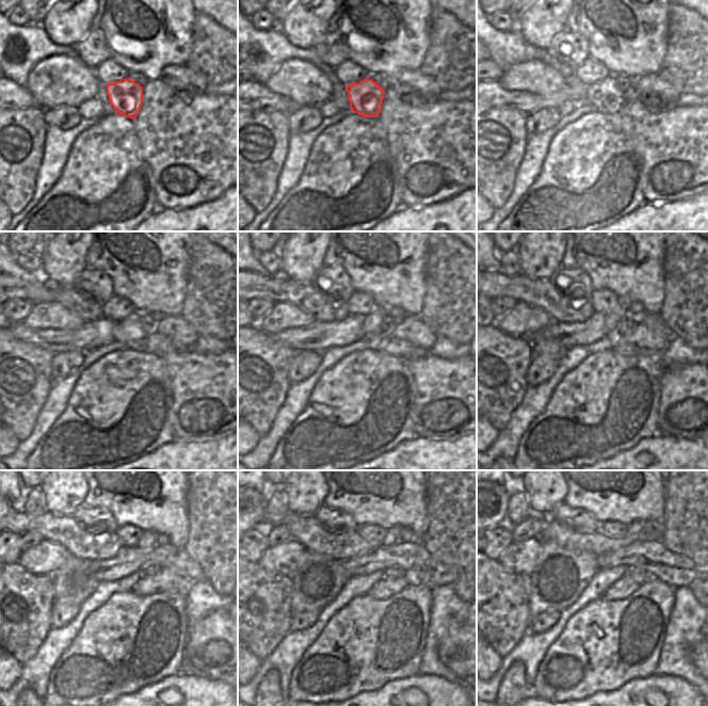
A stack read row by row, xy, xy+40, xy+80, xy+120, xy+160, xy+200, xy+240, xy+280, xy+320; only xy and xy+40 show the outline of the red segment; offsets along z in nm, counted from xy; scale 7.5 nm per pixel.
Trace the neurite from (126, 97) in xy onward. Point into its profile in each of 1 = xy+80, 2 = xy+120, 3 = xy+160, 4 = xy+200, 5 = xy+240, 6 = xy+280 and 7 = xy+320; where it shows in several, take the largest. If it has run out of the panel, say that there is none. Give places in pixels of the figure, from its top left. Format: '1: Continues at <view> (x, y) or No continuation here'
1: Continues at xy+80 (606, 97)
2: Continues at xy+120 (128, 332)
3: Continues at xy+160 (371, 324)
4: Continues at xy+200 (614, 316)
5: Continues at xy+240 (148, 539)
6: Continues at xy+280 (391, 536)
7: Continues at xy+320 (632, 529).

